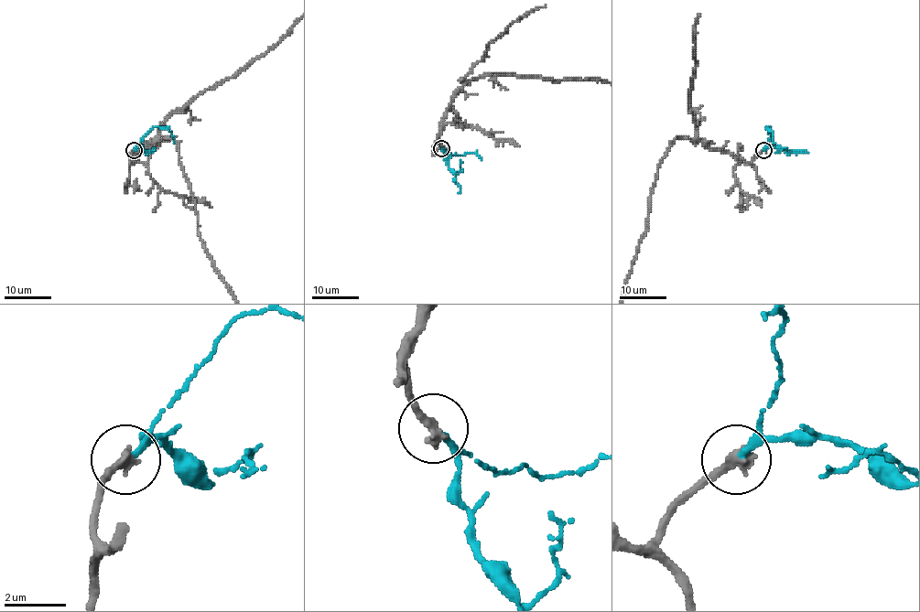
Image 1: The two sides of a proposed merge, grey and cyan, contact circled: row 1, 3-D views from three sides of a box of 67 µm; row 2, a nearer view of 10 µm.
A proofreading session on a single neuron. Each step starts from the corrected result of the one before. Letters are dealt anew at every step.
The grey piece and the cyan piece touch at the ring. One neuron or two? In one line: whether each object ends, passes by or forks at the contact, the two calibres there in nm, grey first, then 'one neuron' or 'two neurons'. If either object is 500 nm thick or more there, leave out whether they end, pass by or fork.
grey ends | cyan ends | 320/200 nm | one neuron

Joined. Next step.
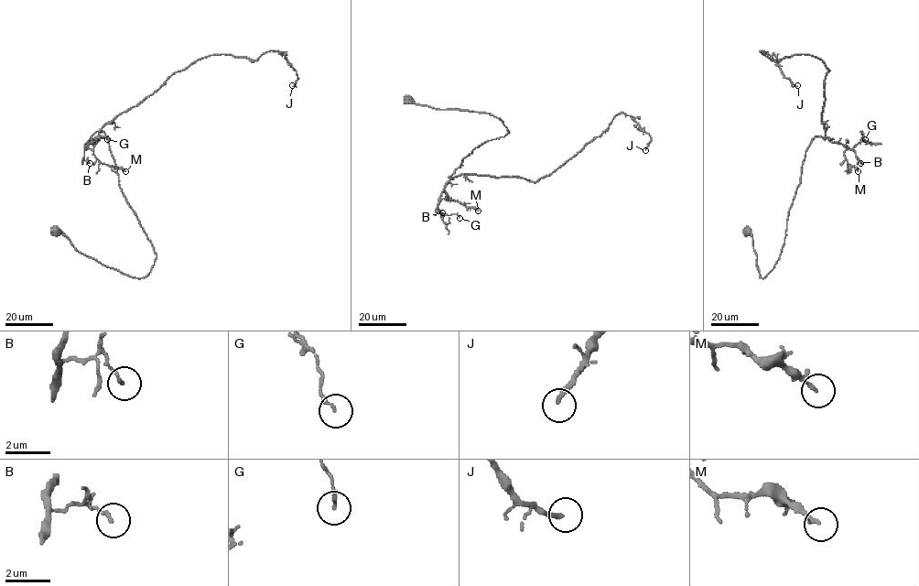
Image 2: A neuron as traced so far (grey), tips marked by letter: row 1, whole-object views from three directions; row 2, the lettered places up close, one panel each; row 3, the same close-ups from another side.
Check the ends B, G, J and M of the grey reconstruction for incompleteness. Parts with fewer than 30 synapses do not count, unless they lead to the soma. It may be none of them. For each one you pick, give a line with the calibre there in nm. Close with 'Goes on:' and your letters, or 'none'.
J: Thickness 190 nm
Goes on: J

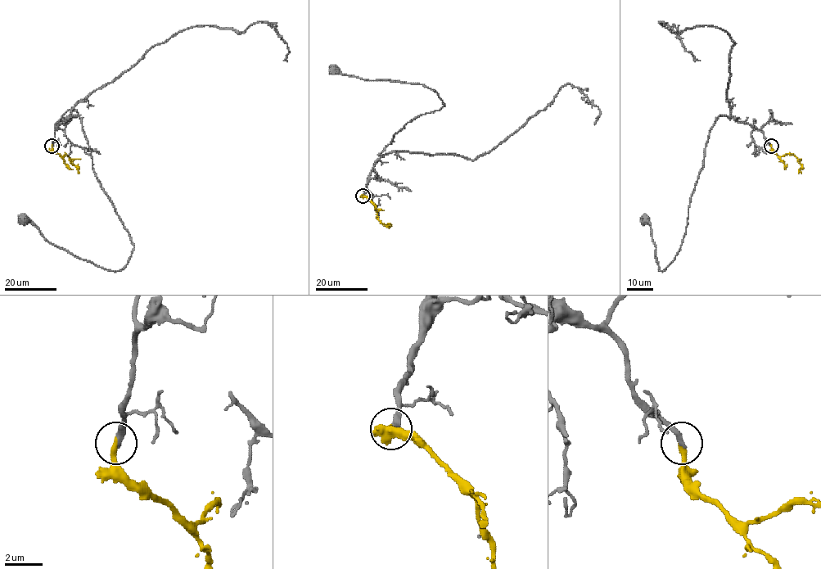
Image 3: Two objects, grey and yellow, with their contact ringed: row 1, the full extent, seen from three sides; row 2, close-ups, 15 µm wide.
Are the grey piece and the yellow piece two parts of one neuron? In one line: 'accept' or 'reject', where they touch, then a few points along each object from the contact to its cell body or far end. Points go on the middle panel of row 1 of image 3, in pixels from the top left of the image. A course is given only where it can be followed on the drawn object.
accept | (363, 196) | grey via (363, 196), (373, 164), (392, 137), (411, 119), (444, 105), (439, 95), (423, 85), (361, 79), (335, 68) | yellow via (363, 196), (373, 204), (380, 222), (389, 226)

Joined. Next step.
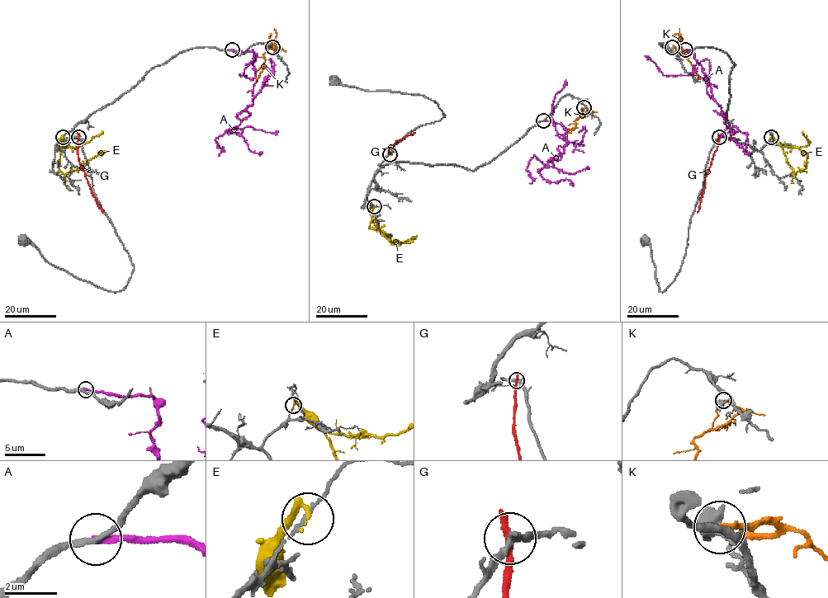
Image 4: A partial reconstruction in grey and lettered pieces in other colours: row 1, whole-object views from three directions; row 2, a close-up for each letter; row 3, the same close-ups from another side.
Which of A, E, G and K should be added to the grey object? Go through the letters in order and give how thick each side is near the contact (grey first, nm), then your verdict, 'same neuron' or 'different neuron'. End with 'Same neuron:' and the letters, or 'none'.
A: 200 nm thick on the grey side, 240 nm on the other; same neuron
E: 110 nm thick on the grey side, 240 nm on the other; different neuron
G: 260 nm thick on the grey side, 320 nm on the other; different neuron
K: 480 nm thick on the grey side, 170 nm on the other; different neuron
Same neuron: A

